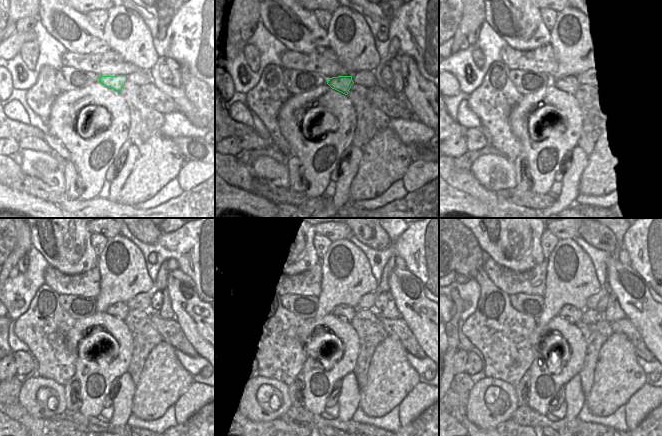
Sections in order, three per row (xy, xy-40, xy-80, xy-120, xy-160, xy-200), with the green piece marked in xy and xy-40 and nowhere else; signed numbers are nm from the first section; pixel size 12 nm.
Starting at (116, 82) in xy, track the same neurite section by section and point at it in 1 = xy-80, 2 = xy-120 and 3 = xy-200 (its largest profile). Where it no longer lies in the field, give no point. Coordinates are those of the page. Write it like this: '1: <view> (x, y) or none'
1: xy-80 (569, 84)
2: xy-120 (120, 310)
3: xy-200 (568, 312)

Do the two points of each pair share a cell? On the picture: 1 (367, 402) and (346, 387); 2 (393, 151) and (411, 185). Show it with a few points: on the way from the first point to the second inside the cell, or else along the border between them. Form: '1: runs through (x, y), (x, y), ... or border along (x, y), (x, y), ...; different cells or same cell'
1: border along (361, 389), (358, 407); different cells
2: border along (413, 160), (401, 178); different cells

